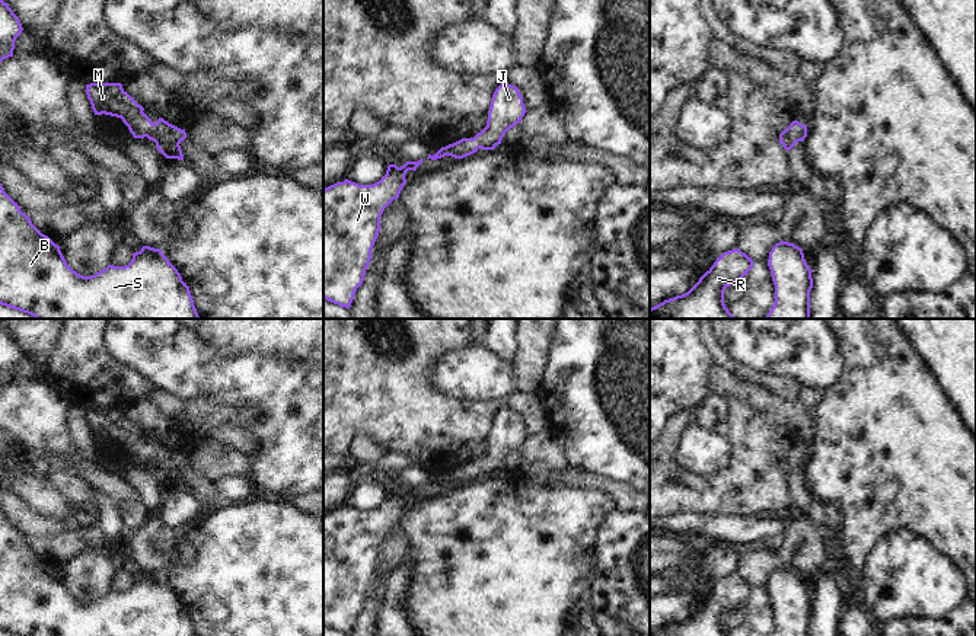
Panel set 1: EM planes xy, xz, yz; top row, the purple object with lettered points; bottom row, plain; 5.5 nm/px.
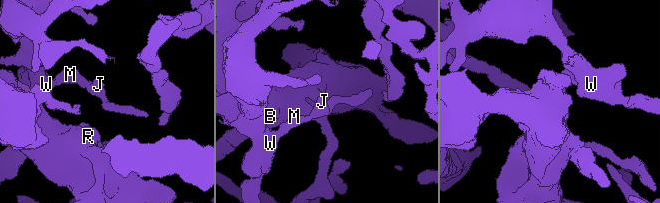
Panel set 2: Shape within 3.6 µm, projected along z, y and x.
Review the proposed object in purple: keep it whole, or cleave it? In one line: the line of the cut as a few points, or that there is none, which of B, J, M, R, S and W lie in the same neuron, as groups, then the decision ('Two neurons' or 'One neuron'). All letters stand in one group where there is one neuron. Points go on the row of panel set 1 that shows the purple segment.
No split. Groups: B J M R S W. One neuron.

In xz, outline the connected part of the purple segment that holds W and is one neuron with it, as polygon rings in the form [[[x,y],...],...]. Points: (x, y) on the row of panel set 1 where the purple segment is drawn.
[[[406,162],[404,166],[389,164],[386,175],[373,185],[358,185],[345,179],[323,189],[323,298],[350,309],[357,288],[363,284],[371,259],[371,249],[380,230],[385,208],[396,198],[406,183],[408,170],[422,163]]]

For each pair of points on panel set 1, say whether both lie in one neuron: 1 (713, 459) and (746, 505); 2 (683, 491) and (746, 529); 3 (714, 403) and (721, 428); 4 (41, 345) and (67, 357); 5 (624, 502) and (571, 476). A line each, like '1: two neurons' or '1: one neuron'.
1: two neurons
2: two neurons
3: one neuron
4: two neurons
5: one neuron

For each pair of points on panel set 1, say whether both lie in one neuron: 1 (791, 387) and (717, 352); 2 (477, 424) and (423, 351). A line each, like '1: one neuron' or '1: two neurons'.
1: one neuron
2: one neuron

